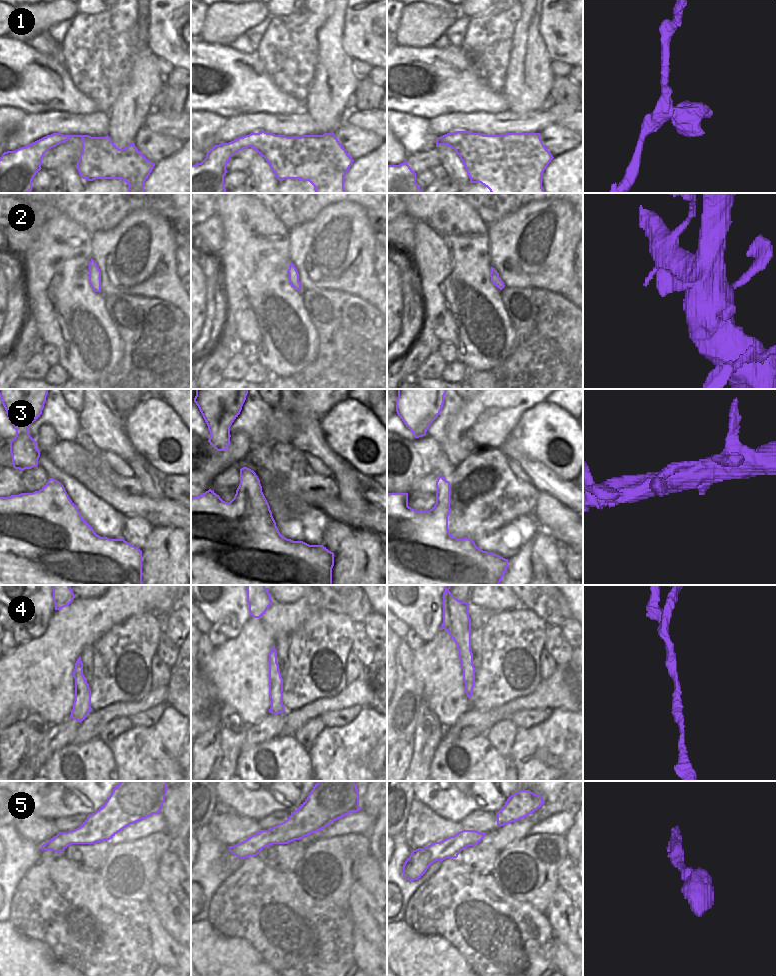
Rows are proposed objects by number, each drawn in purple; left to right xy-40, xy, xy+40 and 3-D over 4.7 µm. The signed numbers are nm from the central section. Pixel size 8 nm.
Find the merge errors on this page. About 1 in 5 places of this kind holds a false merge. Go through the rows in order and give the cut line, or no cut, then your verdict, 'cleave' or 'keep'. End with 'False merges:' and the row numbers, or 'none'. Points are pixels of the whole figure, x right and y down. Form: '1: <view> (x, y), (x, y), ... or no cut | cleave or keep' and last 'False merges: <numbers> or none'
1: no cut | keep
2: no cut | keep
3: no cut | keep
4: no cut | keep
5: no cut | keep
False merges: none

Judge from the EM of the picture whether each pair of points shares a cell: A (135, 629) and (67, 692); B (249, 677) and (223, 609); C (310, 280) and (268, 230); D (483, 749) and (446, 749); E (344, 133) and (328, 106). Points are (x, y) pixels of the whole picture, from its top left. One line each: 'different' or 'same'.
A: different
B: different
C: different
D: same
E: different

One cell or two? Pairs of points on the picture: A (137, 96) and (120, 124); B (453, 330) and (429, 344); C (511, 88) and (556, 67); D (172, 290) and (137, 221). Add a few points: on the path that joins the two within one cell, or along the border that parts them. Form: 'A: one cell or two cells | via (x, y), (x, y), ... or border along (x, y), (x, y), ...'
A: one cell | via (133, 102), (127, 117)
B: two cells | border along (423, 328), (428, 329), (440, 342)
C: two cells | border along (549, 61), (549, 67), (554, 76)
D: one cell | via (157, 272), (142, 255), (142, 237)

